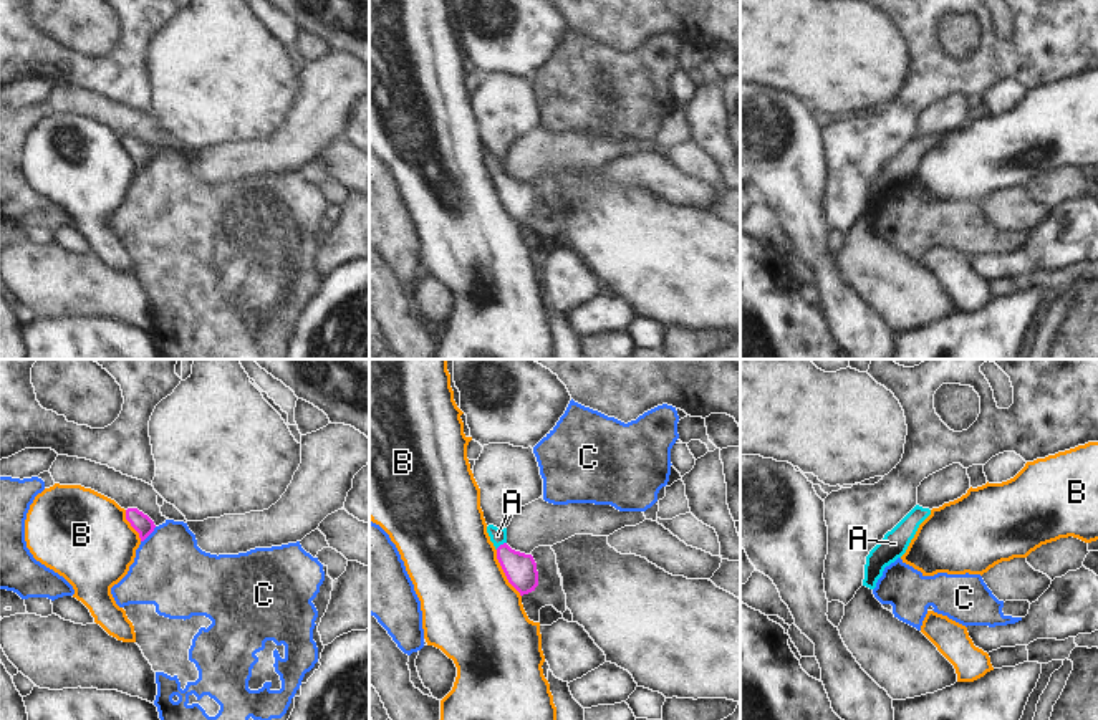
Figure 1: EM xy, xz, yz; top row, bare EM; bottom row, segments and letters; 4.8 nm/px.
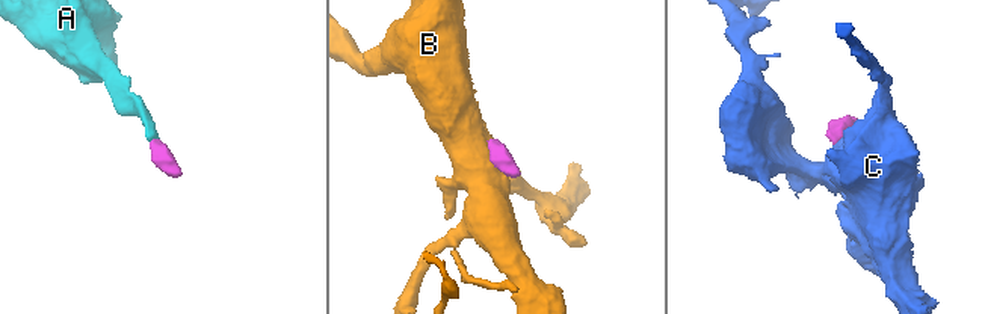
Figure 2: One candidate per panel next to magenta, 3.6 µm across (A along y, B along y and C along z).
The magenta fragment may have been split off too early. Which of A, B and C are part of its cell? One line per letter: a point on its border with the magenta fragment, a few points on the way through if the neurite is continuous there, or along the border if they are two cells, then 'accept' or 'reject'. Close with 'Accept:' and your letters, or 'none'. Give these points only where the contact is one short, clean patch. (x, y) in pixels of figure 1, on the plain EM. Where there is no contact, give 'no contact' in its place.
A: contact xz (500, 174); way xz (520, 199), (500, 174), (497, 164); accept
B: contact xz (504, 201); border xz (496, 179), (496, 187), (507, 211), (520, 225); reject
C: contact xy (148, 164); border xy (156, 156), (141, 171); reject
Accept: A

